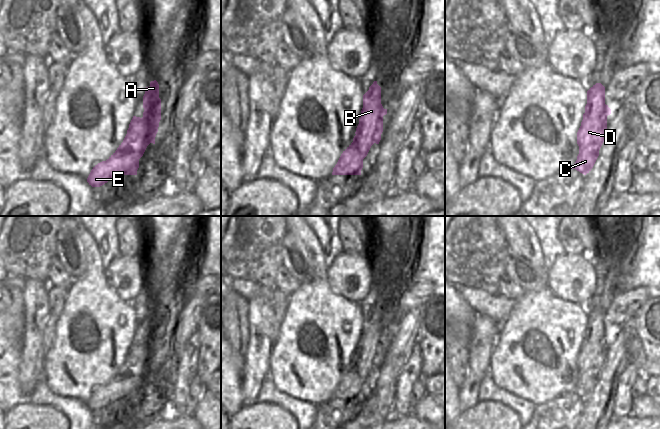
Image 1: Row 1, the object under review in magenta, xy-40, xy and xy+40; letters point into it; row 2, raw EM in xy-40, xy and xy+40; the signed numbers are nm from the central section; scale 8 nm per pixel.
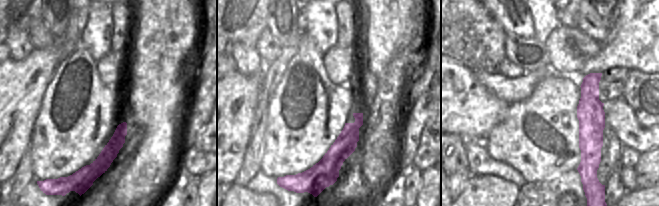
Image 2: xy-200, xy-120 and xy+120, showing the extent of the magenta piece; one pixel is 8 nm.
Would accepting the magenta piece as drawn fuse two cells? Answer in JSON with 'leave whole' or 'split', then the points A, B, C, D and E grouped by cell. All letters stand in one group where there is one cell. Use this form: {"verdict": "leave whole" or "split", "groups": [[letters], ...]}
{"verdict": "split", "groups": [["A", "B", "E"], ["C", "D"]]}

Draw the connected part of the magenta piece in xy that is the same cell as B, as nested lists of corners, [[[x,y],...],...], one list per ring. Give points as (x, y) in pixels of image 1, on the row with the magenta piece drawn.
[[[374,81],[369,90],[363,95],[363,108],[356,128],[353,142],[343,151],[332,175],[361,175],[363,154],[359,150],[361,131],[369,134],[370,127],[376,127],[384,108],[381,104],[381,87]]]

